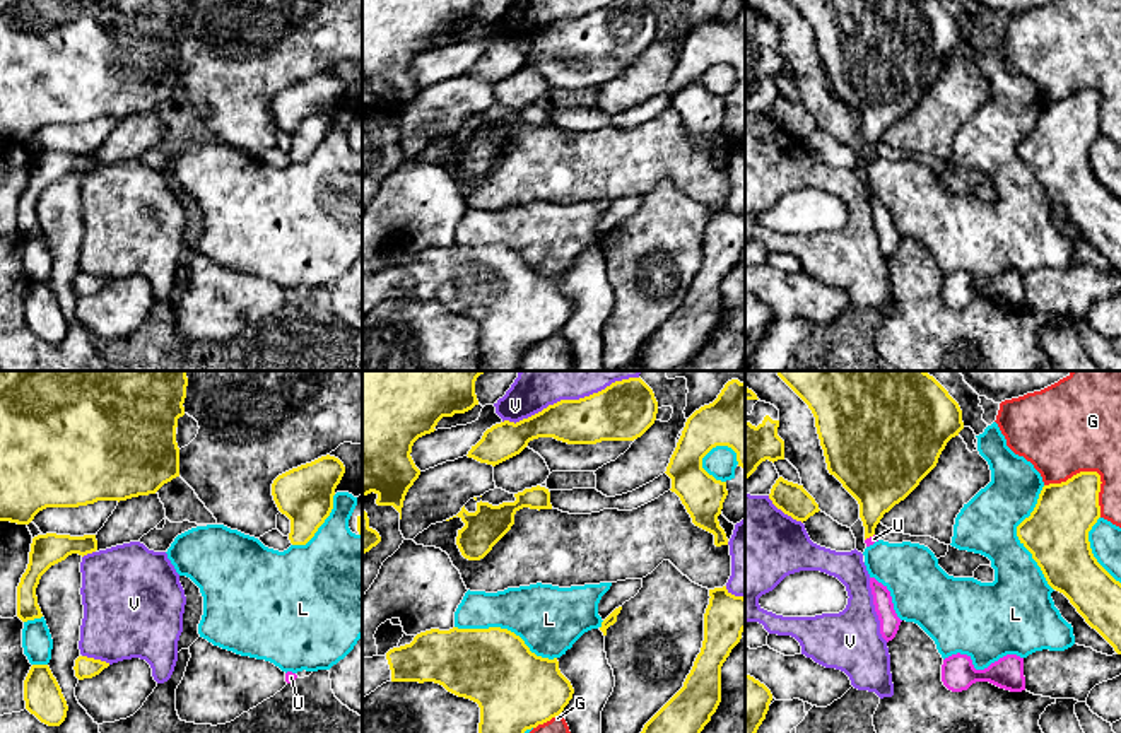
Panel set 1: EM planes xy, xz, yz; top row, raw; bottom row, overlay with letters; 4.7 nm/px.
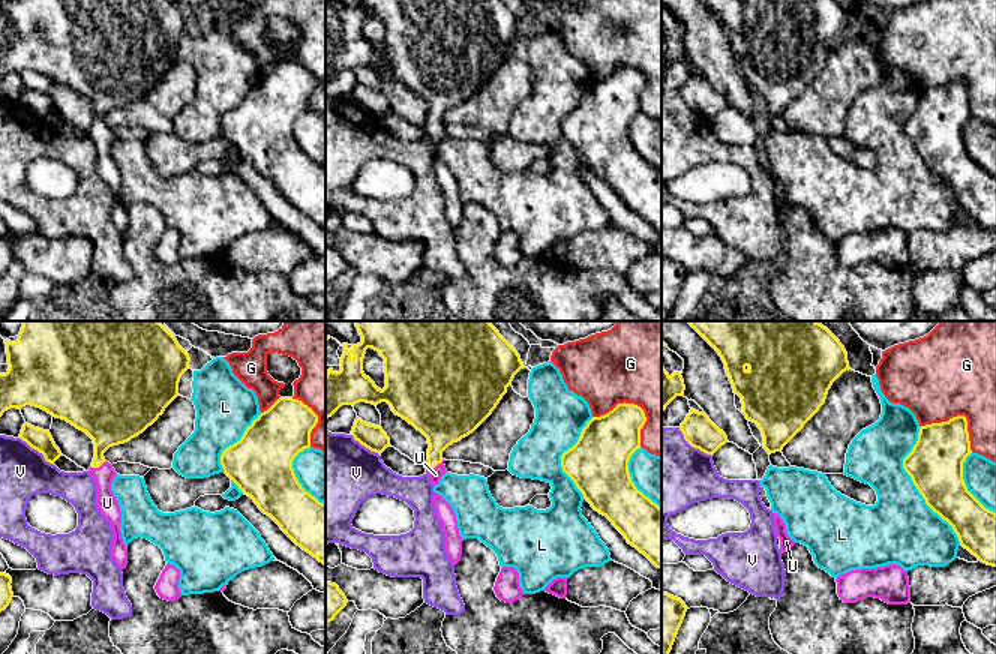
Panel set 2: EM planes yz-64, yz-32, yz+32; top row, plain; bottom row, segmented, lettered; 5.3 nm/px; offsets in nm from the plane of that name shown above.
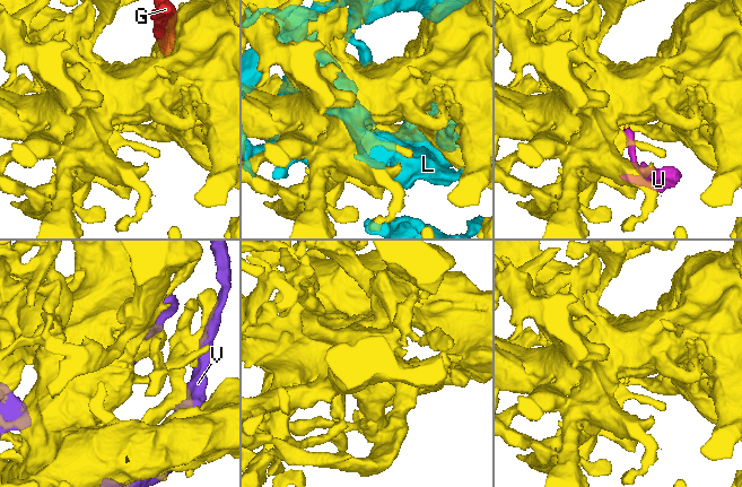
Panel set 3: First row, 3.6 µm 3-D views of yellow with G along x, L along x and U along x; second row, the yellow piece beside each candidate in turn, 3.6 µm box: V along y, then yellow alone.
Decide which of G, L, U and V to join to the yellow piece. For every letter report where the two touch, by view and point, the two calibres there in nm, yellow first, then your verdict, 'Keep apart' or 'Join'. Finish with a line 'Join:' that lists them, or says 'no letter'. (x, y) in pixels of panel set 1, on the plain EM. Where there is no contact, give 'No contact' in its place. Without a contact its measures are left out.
G: Touches yellow at yz (1092, 89). Thickness 280 nm (yellow) against 440 nm. Keep apart
L: Touches yellow at yz (1019, 156). Thickness 300 nm (yellow) against 280 nm. Keep apart
U: Touches yellow at yz (868, 154). Thickness 240 nm (yellow) against 40 nm. Join
V: Touches yellow at xz (557, 19). Thickness 240 nm (yellow) against 170 nm. Keep apart
Join: U

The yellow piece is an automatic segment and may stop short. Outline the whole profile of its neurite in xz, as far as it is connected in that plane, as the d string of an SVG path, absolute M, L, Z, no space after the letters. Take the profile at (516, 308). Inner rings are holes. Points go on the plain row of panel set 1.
M501 244L431 246L384 273L362 275L362 314L386 299L434 299L477 320L480 371L514 371L525 349L560 333L574 311L571 299L559 287L557 275L537 273L519 253Z

